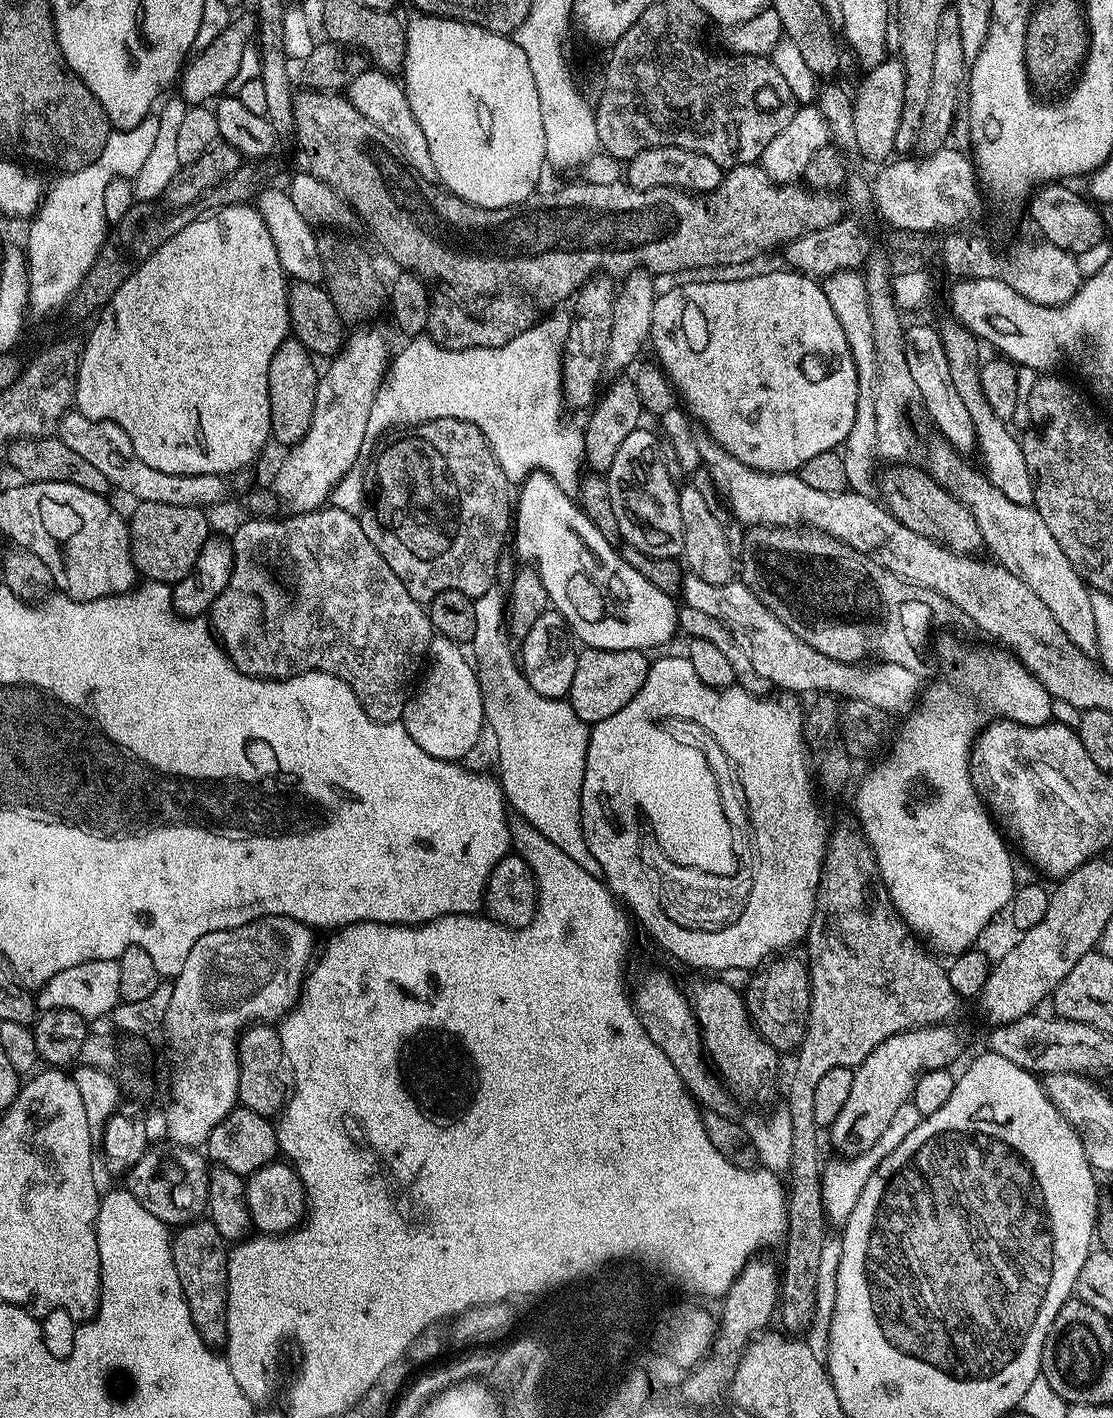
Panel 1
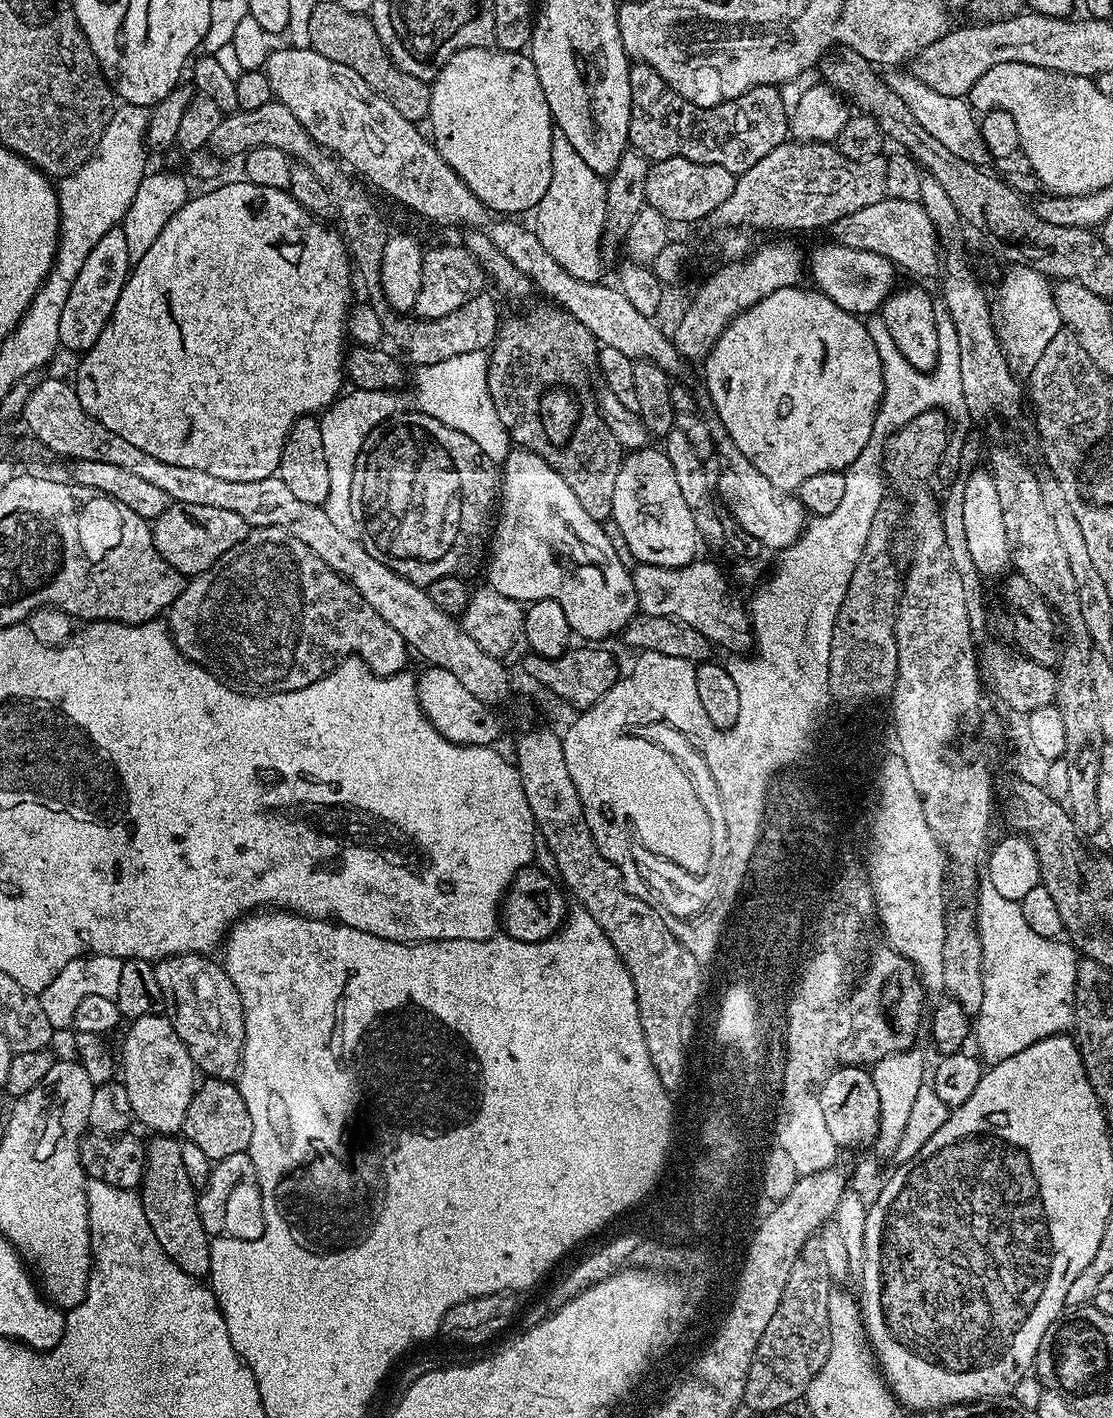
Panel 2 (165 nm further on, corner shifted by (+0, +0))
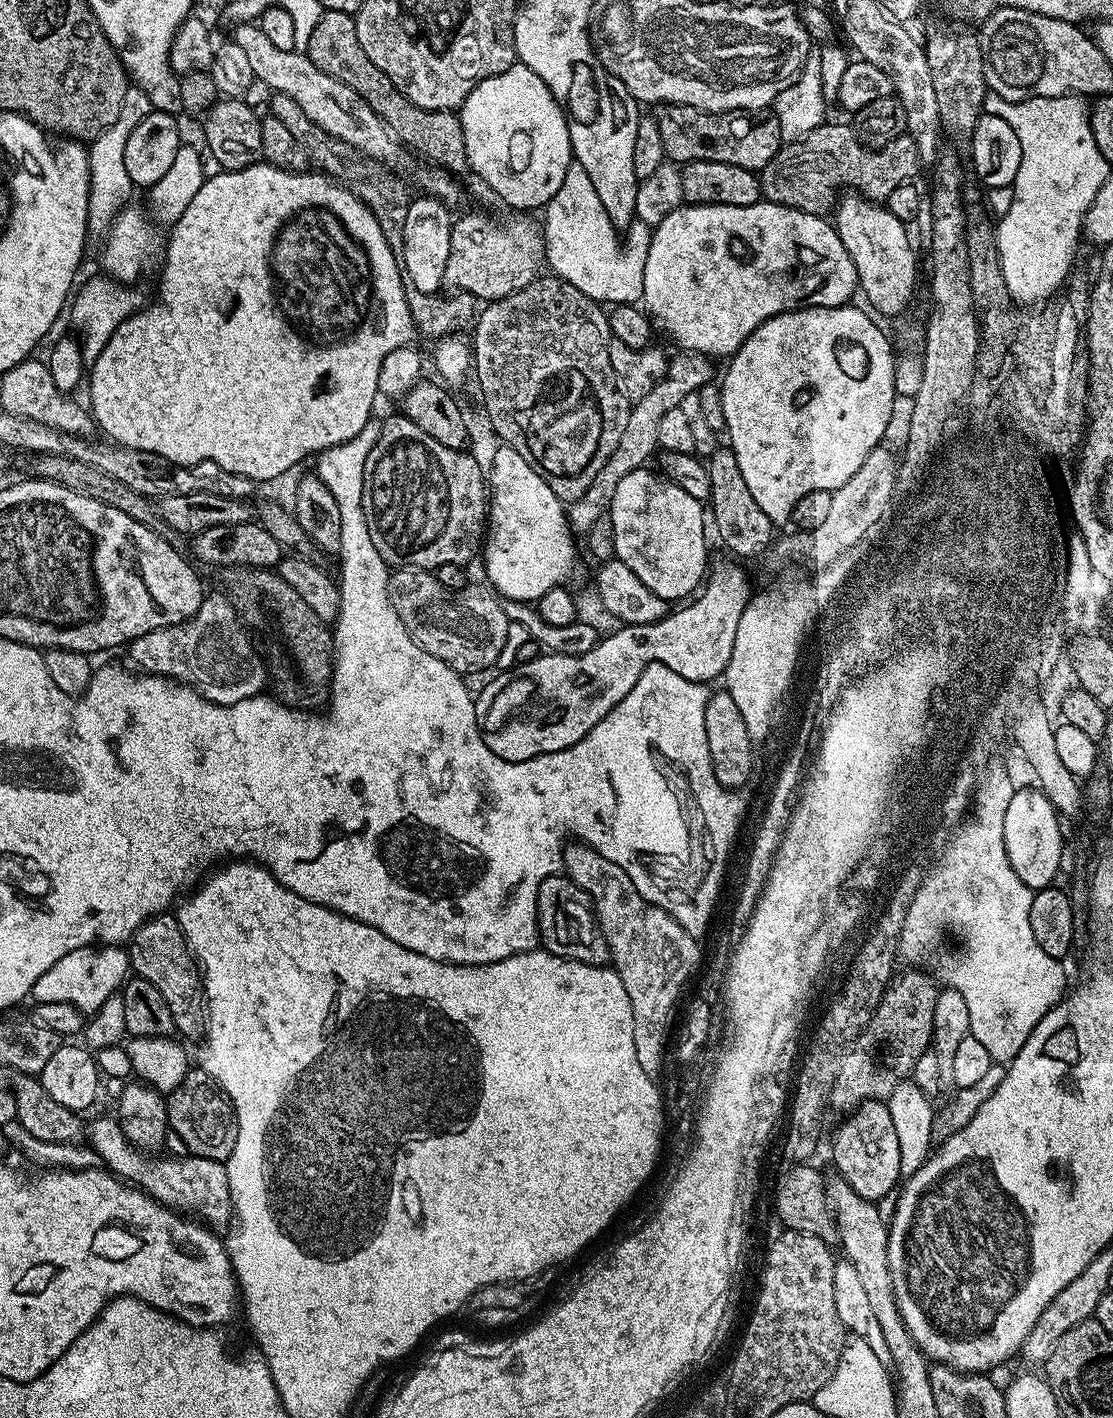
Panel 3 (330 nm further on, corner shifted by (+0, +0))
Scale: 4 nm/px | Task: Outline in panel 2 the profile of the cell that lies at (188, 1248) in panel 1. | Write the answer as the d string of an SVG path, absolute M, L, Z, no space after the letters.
M153 1135L146 1144L146 1162L144 1181L141 1182L138 1195L142 1210L146 1210L146 1222L158 1238L158 1246L188 1276L207 1277L210 1270L210 1246L212 1240L202 1226L198 1214L198 1188L190 1182L186 1166L182 1166L182 1143L175 1135Z

